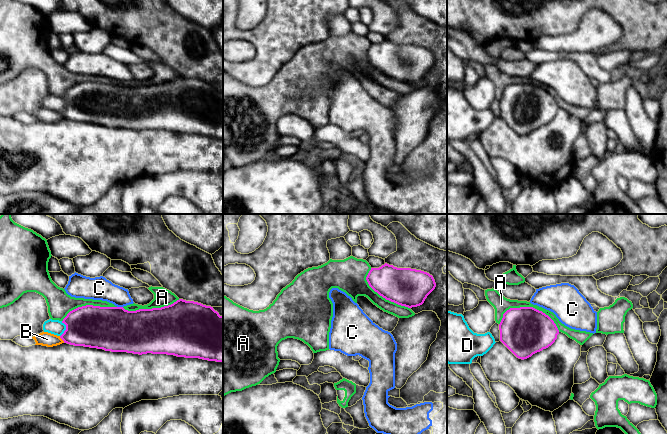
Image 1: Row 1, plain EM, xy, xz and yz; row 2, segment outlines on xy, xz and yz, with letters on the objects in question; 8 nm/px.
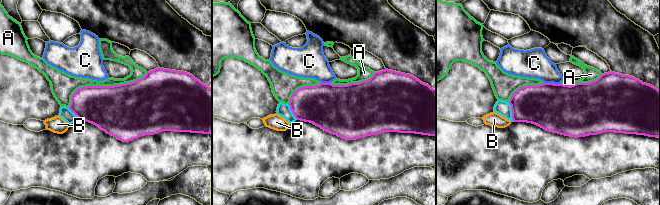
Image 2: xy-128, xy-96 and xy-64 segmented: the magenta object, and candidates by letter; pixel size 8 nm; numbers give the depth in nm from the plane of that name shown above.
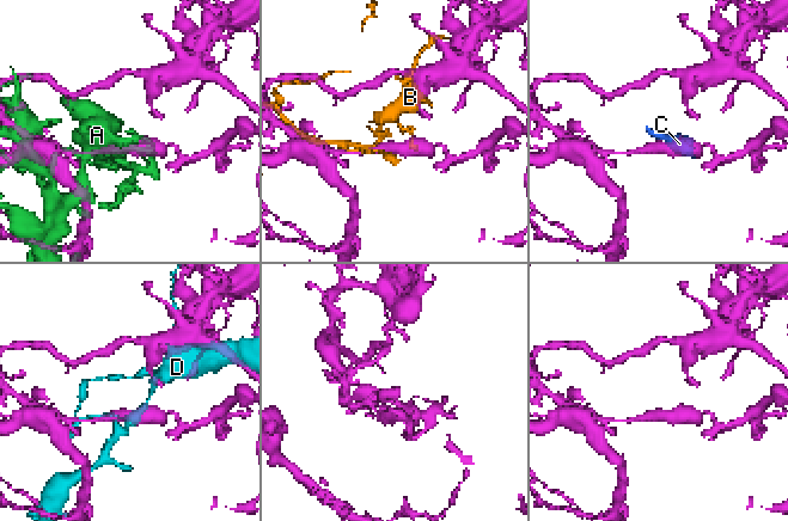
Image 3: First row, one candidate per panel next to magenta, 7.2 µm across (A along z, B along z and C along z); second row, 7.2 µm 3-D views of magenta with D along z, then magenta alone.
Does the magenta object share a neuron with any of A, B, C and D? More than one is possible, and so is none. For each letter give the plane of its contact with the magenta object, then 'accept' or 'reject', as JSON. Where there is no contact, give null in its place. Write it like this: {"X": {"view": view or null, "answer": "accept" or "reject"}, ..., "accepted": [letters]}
{"A": {"view": "yz", "answer": "reject"}, "B": {"view": "xy", "answer": "reject"}, "C": {"view": "xy", "answer": "reject"}, "D": {"view": "xy", "answer": "reject"}, "accepted": []}

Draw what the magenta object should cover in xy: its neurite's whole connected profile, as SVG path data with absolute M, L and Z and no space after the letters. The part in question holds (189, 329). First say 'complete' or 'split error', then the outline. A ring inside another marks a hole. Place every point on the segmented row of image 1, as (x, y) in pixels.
complete; M179 299L161 308L128 311L123 307L100 307L86 305L70 311L63 319L66 330L60 336L64 343L74 346L103 349L111 352L133 354L167 354L185 358L199 358L223 362L223 316L211 306Z

